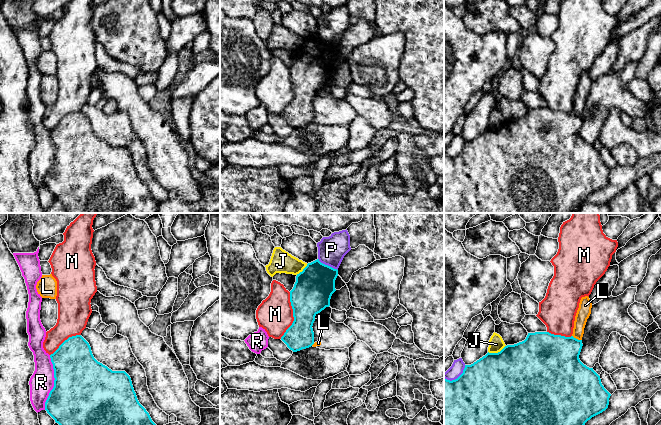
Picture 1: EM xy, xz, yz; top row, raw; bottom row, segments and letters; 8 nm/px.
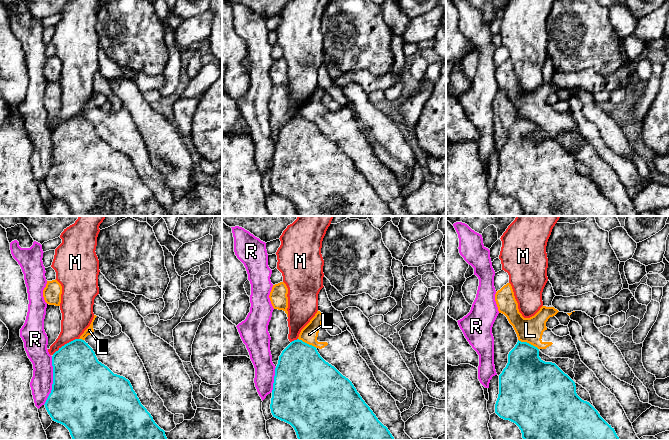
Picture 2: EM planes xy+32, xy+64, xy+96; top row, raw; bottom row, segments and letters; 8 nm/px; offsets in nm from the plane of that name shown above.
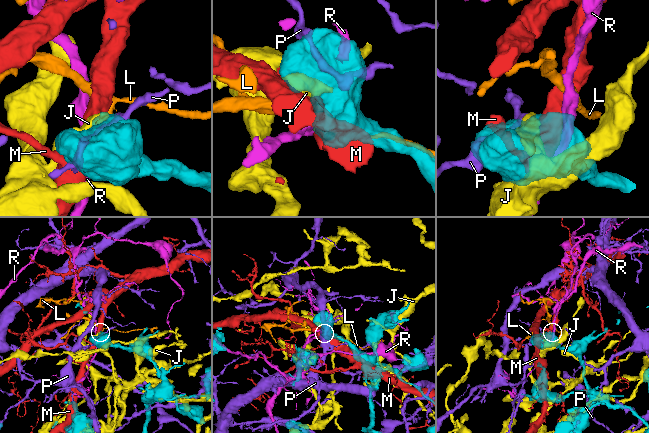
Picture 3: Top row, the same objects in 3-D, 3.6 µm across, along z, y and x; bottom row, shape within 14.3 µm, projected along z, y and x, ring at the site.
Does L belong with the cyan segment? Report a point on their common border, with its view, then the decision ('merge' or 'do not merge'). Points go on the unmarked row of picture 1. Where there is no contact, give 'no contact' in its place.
contact yz (577, 115); do not merge

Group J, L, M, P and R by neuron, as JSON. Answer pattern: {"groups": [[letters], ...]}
{"groups": [["J"], ["L"], ["M"], ["P"], ["R"]]}

